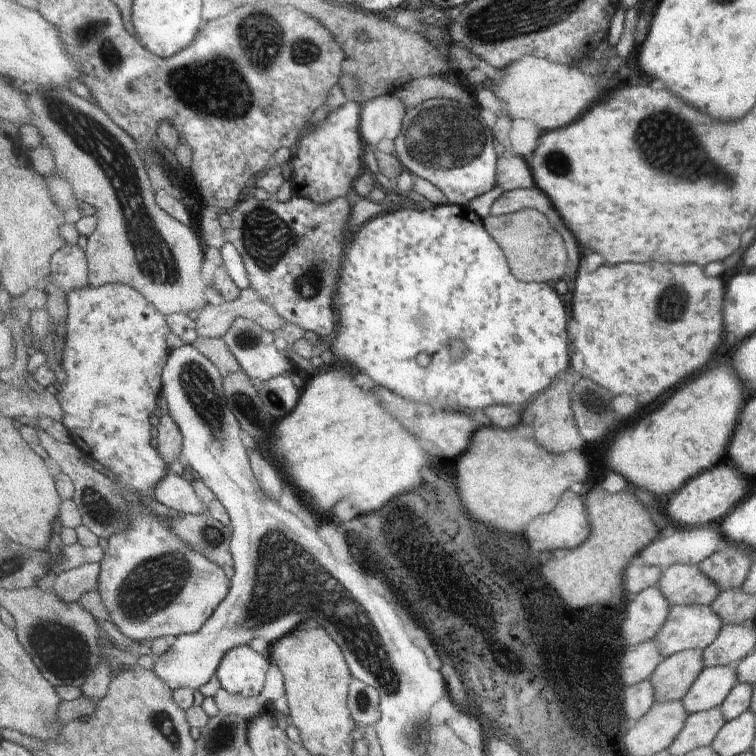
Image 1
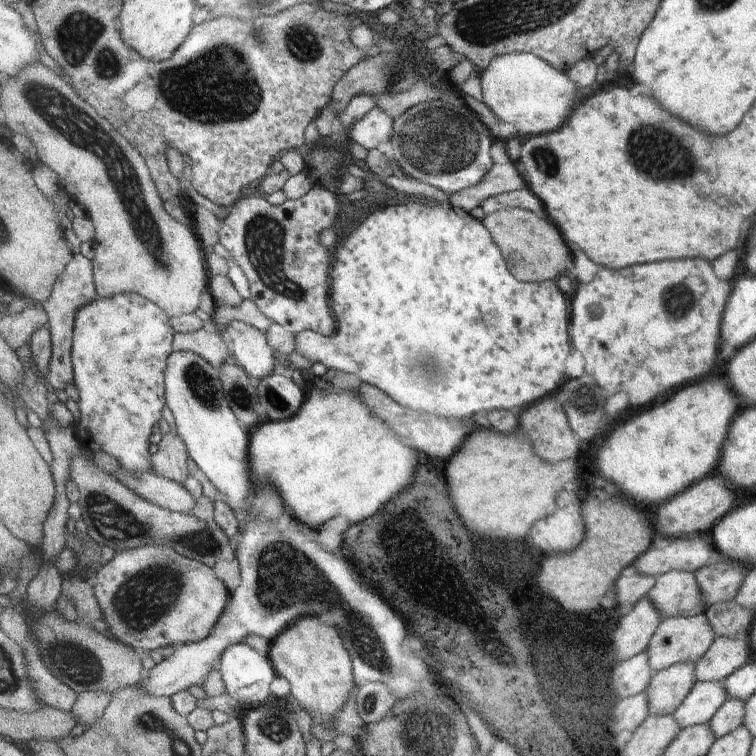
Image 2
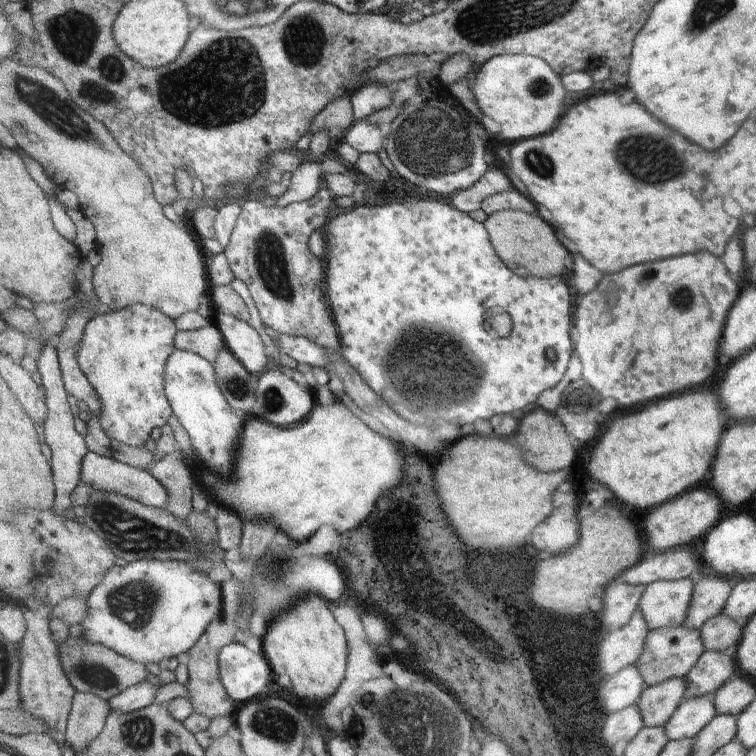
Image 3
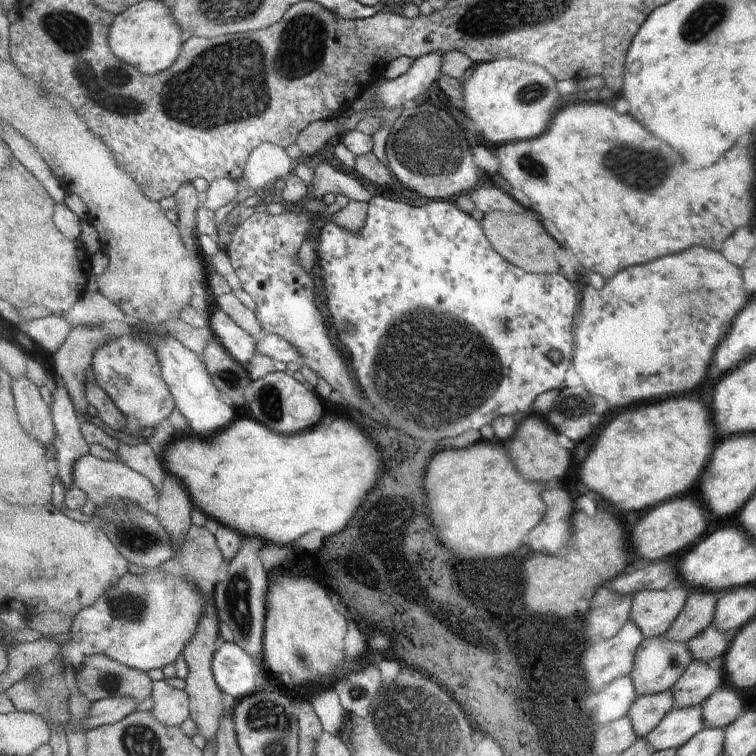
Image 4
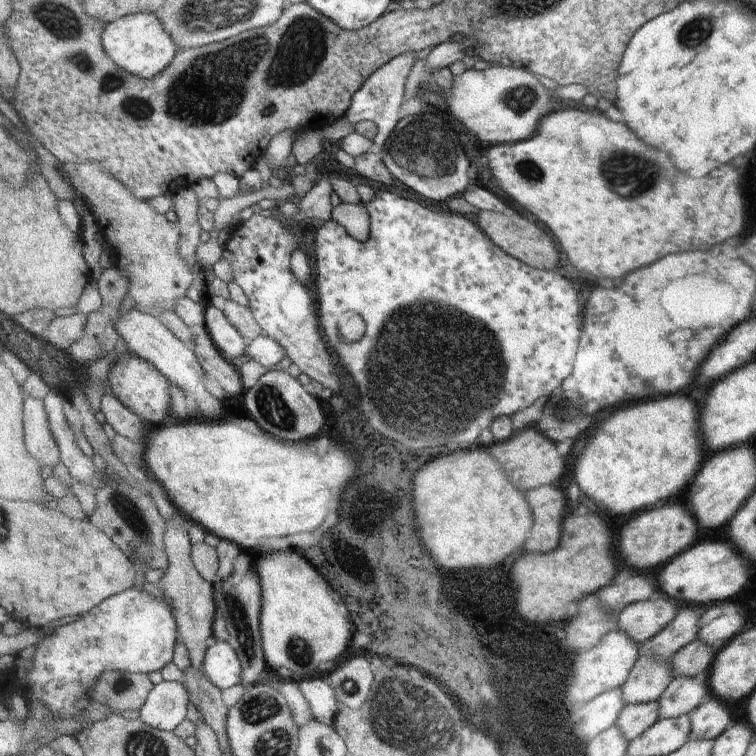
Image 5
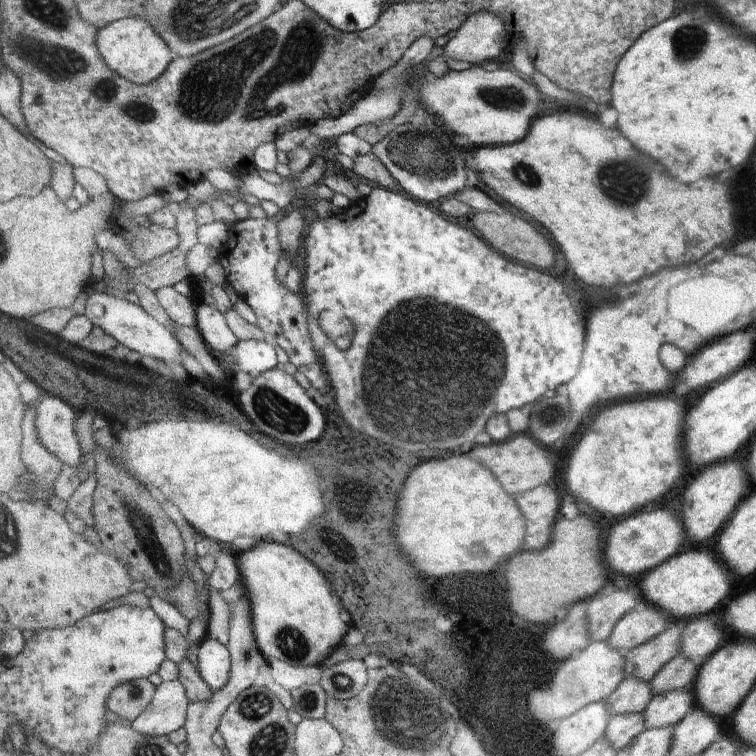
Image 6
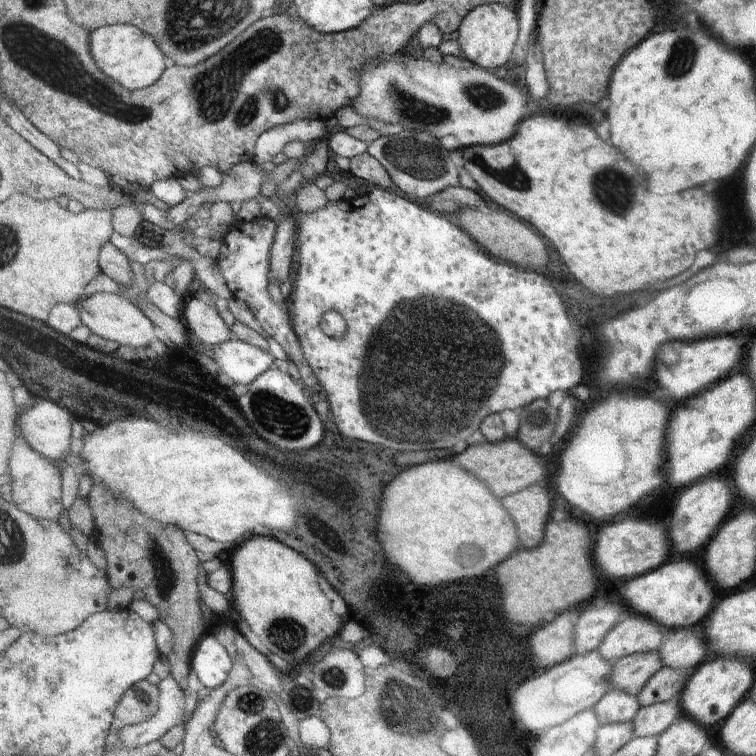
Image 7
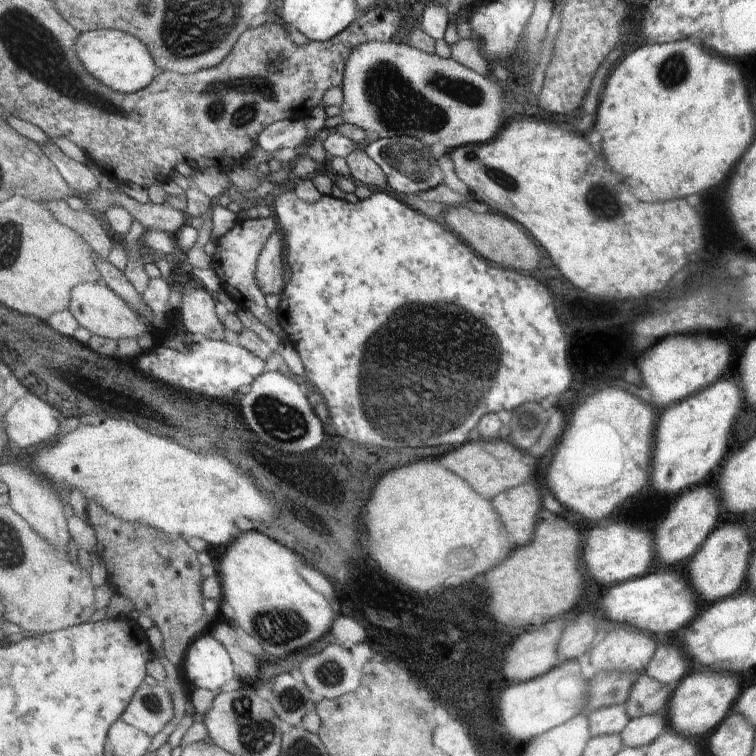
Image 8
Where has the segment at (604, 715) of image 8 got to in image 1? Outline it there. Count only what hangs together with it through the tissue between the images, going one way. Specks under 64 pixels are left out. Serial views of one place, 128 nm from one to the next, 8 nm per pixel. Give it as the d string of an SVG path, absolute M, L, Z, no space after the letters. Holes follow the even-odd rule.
M675 605L655 640L665 657L688 649L705 649L714 642L722 620L709 605Z

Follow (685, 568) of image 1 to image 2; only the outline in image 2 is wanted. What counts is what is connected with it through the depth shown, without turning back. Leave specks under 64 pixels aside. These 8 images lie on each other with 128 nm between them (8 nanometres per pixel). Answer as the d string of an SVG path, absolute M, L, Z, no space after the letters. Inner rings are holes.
M671 570L659 575L657 583L647 597L667 617L687 617L705 611L703 592L700 591L695 573Z

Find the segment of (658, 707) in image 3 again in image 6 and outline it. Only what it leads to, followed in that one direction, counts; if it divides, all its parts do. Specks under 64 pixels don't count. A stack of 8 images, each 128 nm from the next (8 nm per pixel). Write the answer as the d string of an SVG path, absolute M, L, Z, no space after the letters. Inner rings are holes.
M643 713L612 716L604 738L610 740L613 748L619 752L642 735L646 729Z

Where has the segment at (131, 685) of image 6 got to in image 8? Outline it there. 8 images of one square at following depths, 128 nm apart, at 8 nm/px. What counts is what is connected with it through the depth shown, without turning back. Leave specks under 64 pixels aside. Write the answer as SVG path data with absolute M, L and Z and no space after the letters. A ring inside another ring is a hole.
M143 683L142 686L138 688L134 699L131 700L130 706L127 707L121 719L127 722L127 724L145 732L149 738L153 738L156 734L159 734L171 720L174 720L174 718L176 717L173 715L171 694L169 694L169 690L164 687L164 684L150 686L149 684Z

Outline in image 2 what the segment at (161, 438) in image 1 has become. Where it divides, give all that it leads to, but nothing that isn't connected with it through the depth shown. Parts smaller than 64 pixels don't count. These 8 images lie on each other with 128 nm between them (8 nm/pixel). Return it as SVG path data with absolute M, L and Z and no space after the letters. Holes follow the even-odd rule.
M168 432L157 445L152 460L154 472L158 476L181 483L190 476L187 468L188 449L179 434L175 436Z

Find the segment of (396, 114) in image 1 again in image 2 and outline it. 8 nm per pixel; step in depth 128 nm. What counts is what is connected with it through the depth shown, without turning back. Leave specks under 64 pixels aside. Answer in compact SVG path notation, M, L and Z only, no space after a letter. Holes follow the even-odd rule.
M376 107L348 133L348 137L366 150L379 148L382 142L391 141L395 133L395 118L389 112Z

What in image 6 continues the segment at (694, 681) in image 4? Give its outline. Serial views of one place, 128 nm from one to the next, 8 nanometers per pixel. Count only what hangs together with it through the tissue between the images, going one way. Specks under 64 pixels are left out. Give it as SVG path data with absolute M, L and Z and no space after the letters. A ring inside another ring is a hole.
M692 688L654 696L643 712L646 730L675 726L691 714L695 706L695 695Z

